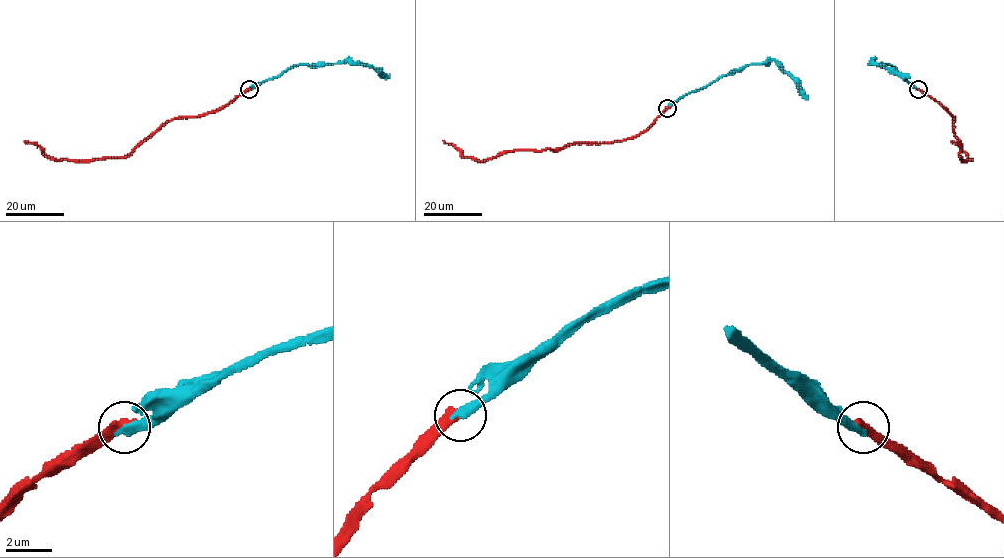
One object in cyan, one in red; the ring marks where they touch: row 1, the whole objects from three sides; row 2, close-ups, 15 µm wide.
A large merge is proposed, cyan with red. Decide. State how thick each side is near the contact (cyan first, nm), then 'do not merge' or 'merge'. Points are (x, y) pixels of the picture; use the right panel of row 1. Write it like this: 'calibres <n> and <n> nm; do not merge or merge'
calibres 400 and 480 nm; do not merge

